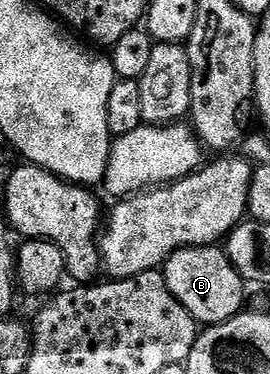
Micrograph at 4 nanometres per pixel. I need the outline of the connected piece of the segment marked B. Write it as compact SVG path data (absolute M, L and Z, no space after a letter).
M187 246L169 256L162 273L170 292L201 327L217 326L241 313L246 283L230 264L228 255L216 246Z

